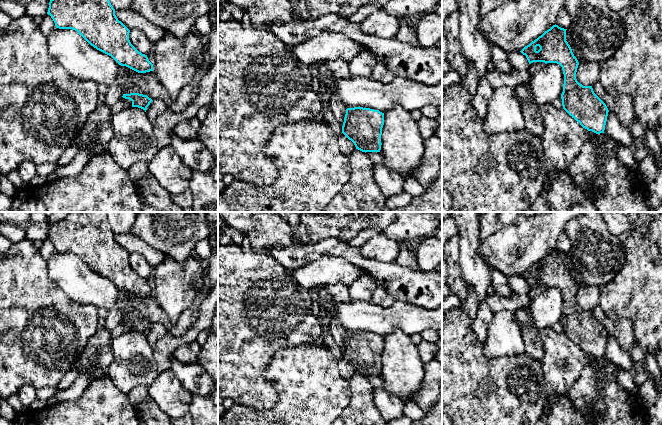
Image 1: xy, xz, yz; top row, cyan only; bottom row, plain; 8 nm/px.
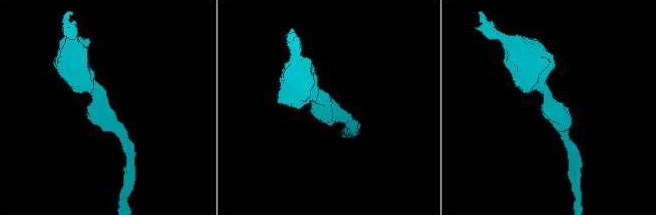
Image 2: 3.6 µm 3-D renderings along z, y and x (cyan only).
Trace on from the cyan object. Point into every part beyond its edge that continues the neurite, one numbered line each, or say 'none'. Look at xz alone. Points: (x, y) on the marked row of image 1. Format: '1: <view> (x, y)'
none

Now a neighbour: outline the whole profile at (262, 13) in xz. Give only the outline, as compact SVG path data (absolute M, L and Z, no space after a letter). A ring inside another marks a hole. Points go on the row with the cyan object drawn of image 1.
M226 0L249 15L255 28L269 30L271 24L293 19L293 6L289 0Z

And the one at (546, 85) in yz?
M547 63L536 71L528 83L530 96L537 105L551 104L561 97L564 74L557 63Z

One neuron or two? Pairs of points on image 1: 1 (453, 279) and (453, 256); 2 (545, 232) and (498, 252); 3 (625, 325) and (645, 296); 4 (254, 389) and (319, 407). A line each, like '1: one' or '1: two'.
1: one
2: one
3: two
4: two

